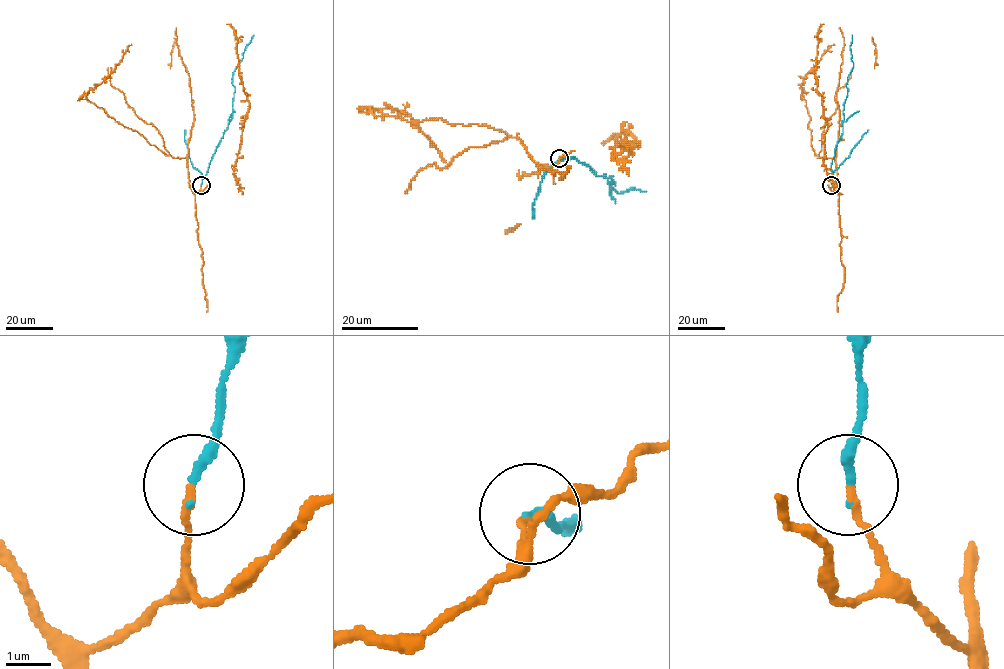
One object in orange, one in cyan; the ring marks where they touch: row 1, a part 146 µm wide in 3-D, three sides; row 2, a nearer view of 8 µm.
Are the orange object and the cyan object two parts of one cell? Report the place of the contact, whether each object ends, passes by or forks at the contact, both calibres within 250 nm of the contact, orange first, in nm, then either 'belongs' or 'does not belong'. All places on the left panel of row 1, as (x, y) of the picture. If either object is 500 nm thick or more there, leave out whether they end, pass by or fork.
(201, 185) | orange ends | cyan ends | 160/220 nm | belongs

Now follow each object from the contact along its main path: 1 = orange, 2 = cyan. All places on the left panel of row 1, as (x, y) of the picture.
1: (201, 185), (194, 193), (186, 158), (166, 155), (85, 96), (119, 63), (130, 45)
2: (201, 185), (233, 111), (233, 72), (253, 35)

